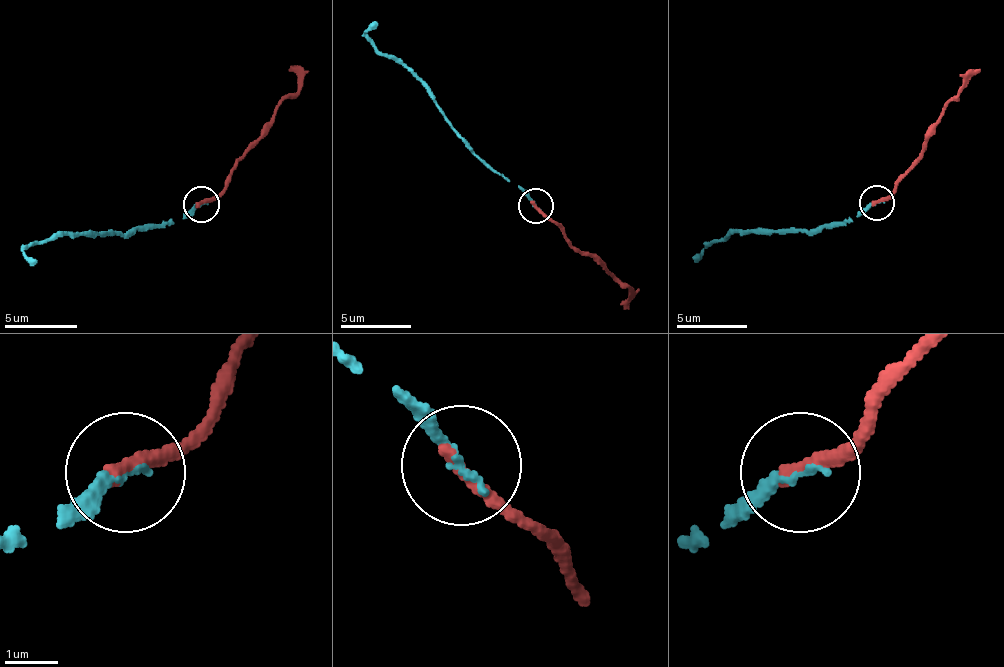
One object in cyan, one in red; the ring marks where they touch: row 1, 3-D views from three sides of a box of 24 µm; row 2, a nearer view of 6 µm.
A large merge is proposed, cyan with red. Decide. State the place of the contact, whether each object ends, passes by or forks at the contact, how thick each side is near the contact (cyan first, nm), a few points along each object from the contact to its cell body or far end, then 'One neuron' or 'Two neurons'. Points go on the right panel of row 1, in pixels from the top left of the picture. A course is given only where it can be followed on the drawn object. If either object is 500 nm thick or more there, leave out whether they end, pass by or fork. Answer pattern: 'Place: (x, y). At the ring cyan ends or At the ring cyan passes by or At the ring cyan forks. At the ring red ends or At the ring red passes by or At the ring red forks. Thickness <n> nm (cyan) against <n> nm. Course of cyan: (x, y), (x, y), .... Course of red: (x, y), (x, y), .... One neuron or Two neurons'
Place: (877, 202). At the ring cyan ends. At the ring red ends. Thickness 180 nm (cyan) against 320 nm. Course of cyan: (878, 202), (857, 216), (815, 230), (730, 233), (692, 258). Course of red: (878, 202), (895, 187), (941, 110), (980, 68). One neuron

